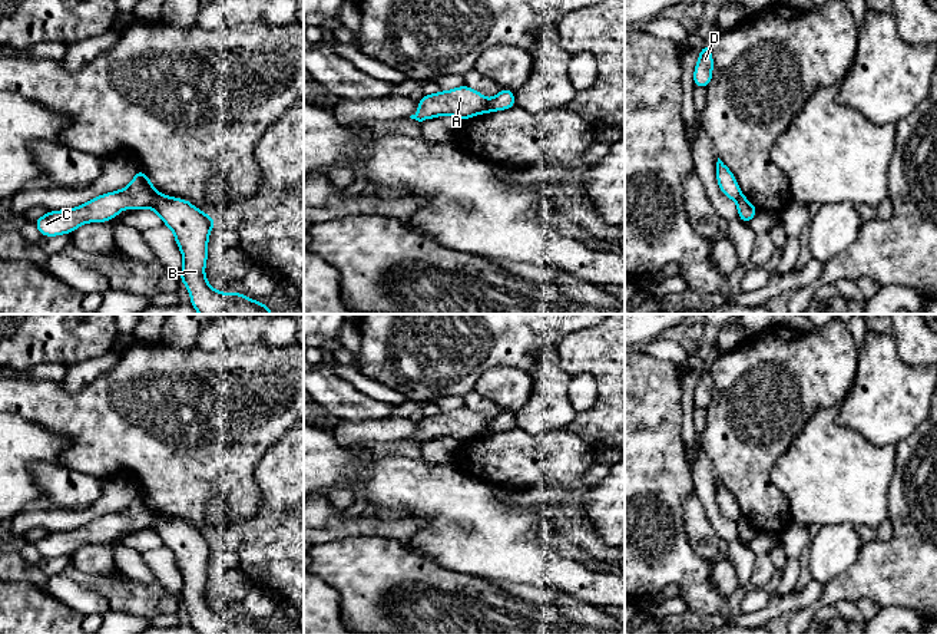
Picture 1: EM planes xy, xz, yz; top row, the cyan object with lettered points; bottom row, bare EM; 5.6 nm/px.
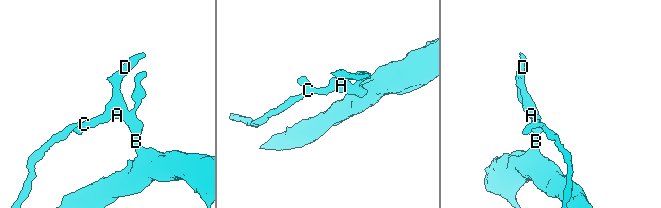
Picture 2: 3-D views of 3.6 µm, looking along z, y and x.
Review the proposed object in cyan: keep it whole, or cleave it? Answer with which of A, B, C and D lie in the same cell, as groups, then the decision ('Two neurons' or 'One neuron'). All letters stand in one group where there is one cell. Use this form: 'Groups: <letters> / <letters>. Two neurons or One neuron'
Groups: A C D / B. Two neurons

